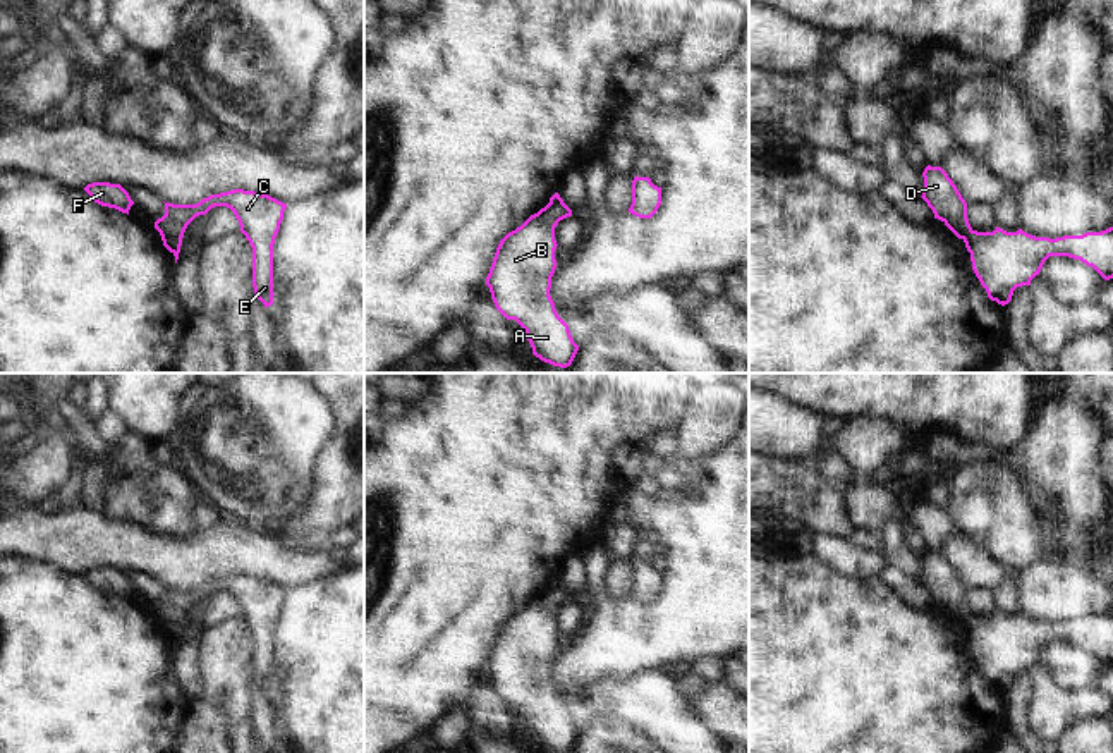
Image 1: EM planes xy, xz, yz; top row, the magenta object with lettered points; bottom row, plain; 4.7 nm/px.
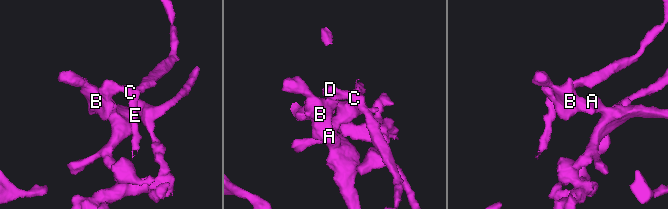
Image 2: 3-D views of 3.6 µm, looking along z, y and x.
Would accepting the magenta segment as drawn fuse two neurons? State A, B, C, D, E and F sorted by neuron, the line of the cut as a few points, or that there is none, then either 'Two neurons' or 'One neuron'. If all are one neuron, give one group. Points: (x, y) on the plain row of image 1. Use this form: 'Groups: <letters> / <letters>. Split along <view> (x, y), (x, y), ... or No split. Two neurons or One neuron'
Groups: A B F / C D E. Split along xy (162, 619), (181, 624). Two neurons

